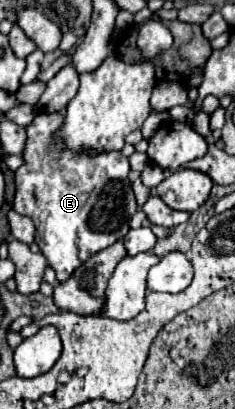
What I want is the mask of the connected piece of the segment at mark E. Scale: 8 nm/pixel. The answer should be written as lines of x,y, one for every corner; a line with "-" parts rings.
58,112
36,114
32,124
26,126
26,146
22,152
24,164
18,172
36,178
34,196
46,214
38,248
48,258
50,268
54,268
60,282
88,260
88,256
124,238
130,230
130,218
138,210
128,180
130,164
122,152
108,152
108,156
96,156
96,160
88,160
88,156
72,156
70,152
60,152
60,148
50,148
48,154
44,140
52,140
52,132
56,132
62,122
64,116

